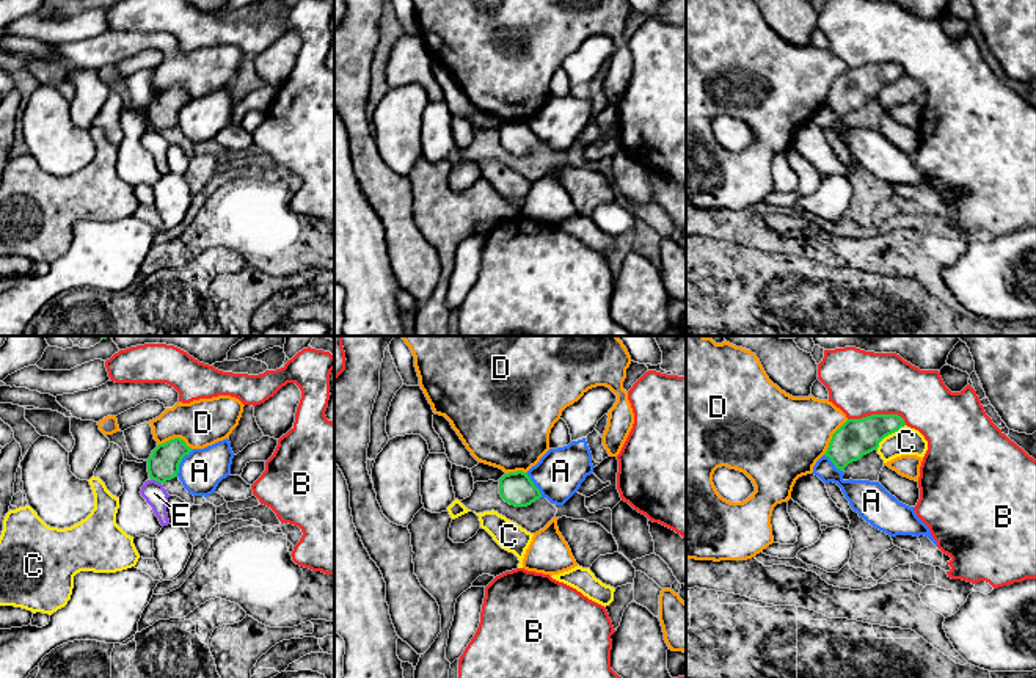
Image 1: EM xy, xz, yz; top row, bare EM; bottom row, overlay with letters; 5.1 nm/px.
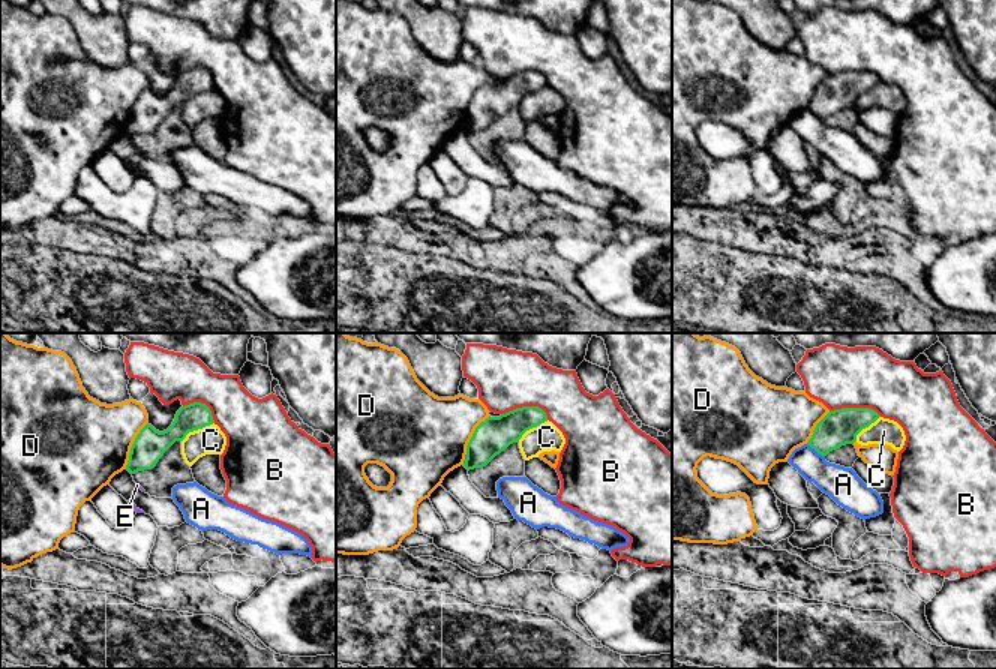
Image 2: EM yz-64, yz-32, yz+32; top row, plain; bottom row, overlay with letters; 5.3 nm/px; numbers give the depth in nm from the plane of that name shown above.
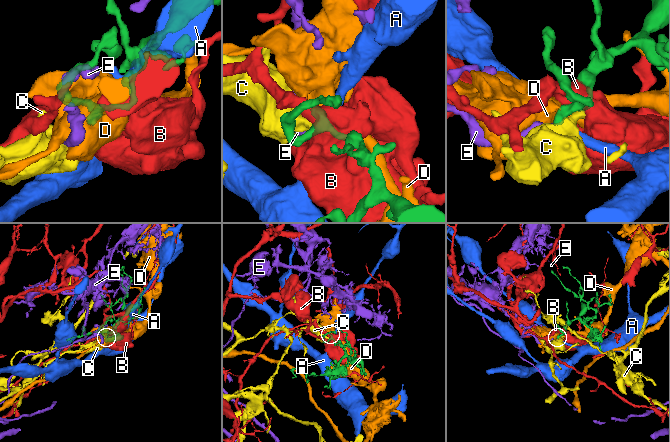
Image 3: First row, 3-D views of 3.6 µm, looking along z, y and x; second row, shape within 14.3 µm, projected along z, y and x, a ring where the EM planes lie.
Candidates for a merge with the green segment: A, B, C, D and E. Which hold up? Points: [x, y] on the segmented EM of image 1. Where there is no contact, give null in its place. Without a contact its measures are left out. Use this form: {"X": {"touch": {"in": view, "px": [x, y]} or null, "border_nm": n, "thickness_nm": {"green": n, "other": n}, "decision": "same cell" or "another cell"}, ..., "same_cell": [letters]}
{"A": {"touch": {"in": "xy", "px": [181, 460]}, "border_nm": 170, "thickness_nm": {"green": 160, "other": 220}, "decision": "another cell"}, "B": {"touch": {"in": "yz", "px": [878, 415]}, "border_nm": 300, "thickness_nm": {"green": 190, "other": 340}, "decision": "another cell"}, "C": {"touch": {"in": "yz", "px": [889, 433]}, "border_nm": 200, "thickness_nm": {"green": 190, "other": 140}, "decision": "another cell"}, "D": {"touch": {"in": "xy", "px": [175, 438]}, "border_nm": 190, "thickness_nm": {"green": 160, "other": 240}, "decision": "another cell"}, "E": {"touch": {"in": "xy", "px": [156, 481]}, "border_nm": 60, "thickness_nm": {"green": 160, "other": 120}, "decision": "another cell"}, "same_cell": []}

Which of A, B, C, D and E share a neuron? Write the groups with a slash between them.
A / B / C / D / E

